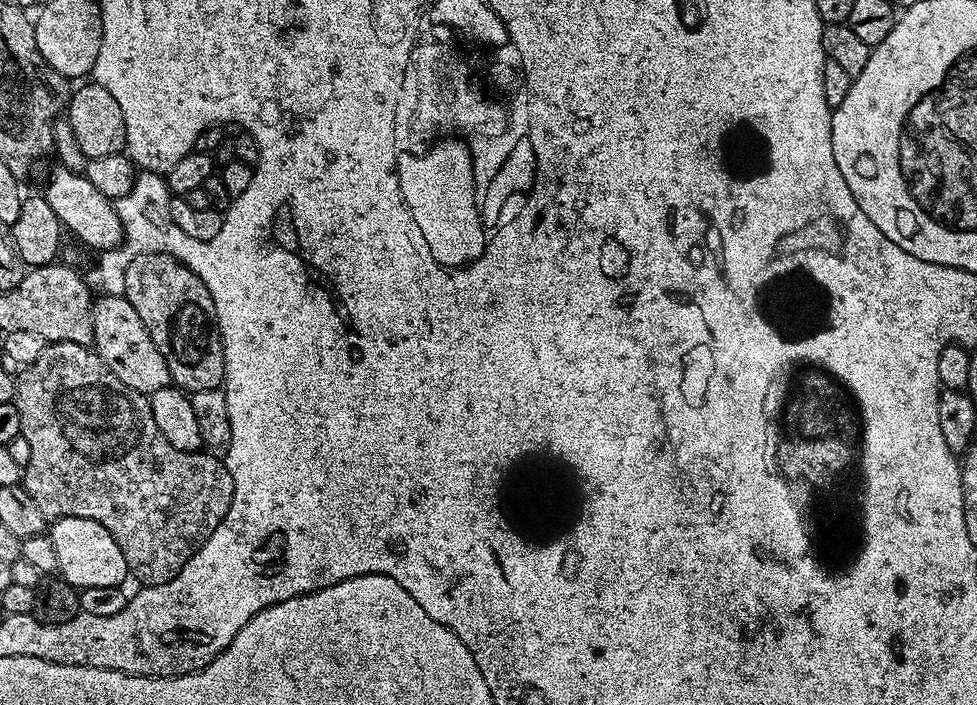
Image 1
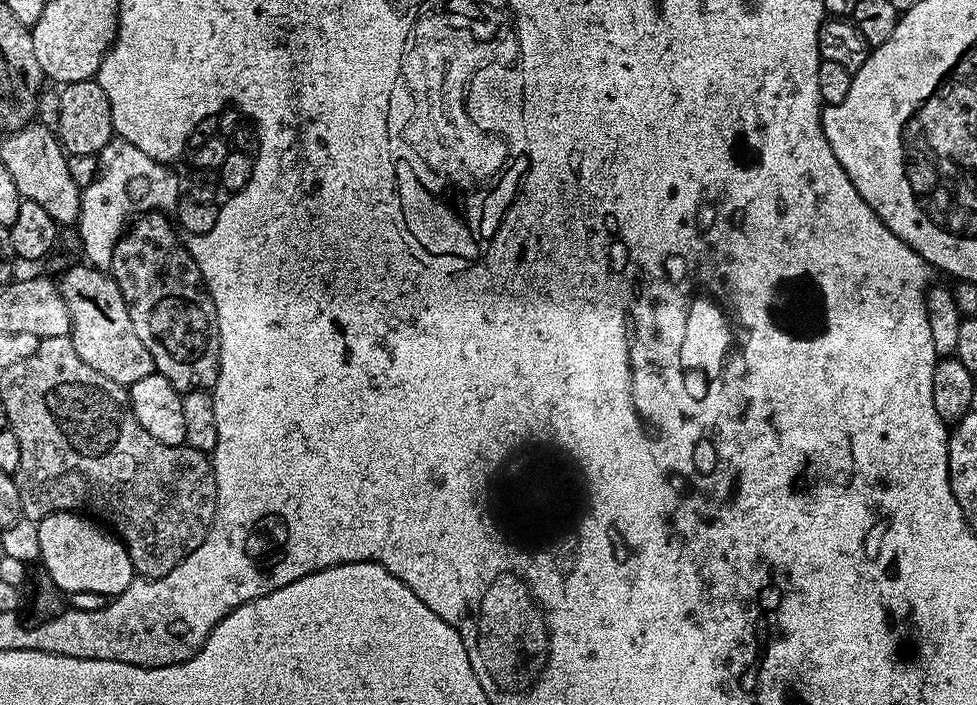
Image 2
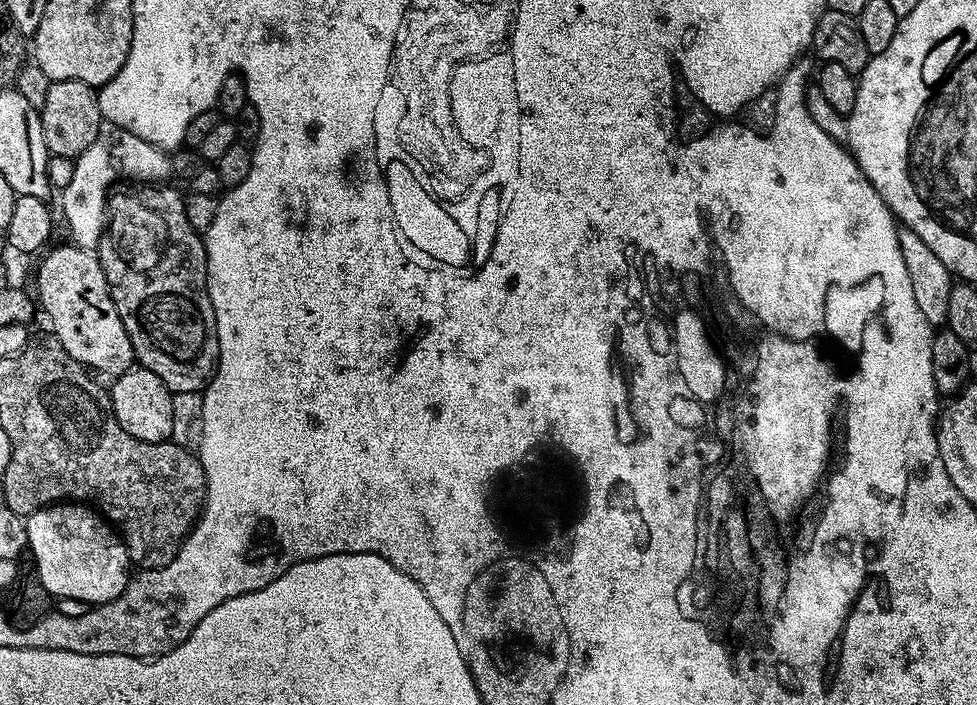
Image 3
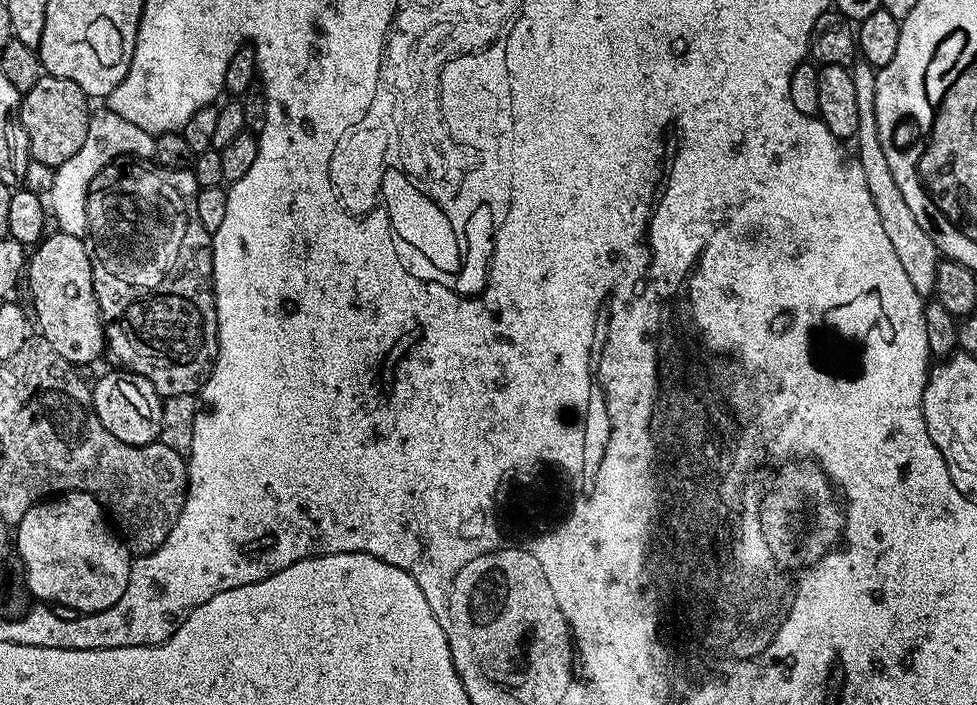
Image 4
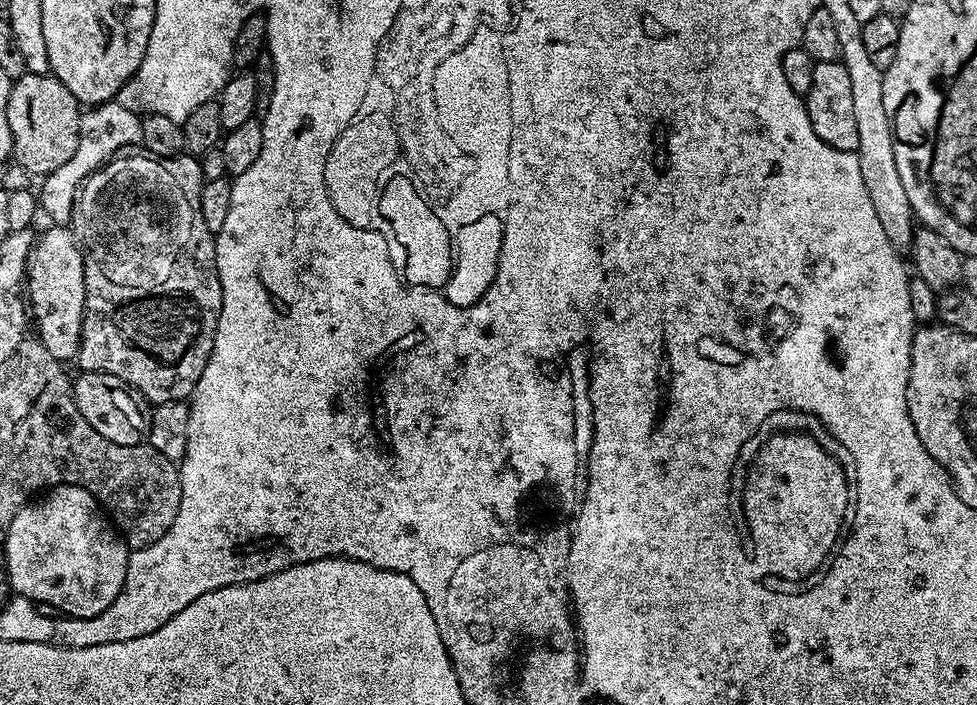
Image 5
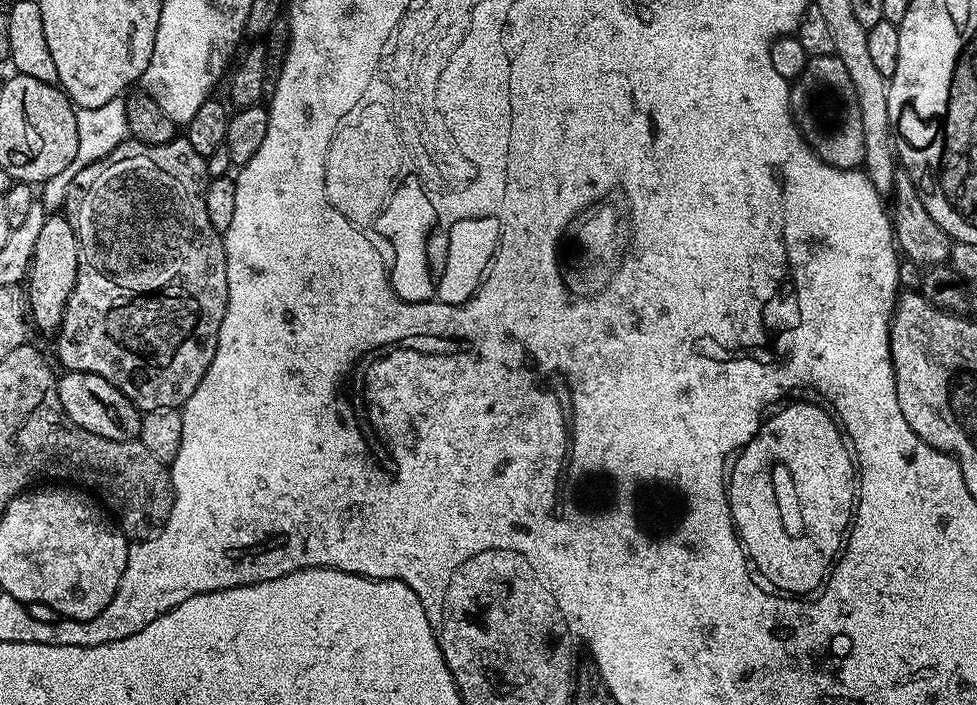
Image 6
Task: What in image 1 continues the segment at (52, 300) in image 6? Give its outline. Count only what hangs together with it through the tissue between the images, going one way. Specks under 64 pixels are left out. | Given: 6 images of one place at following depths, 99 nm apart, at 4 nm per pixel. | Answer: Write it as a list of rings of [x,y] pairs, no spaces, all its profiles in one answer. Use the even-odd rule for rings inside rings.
[[[104,294],[93,303],[92,344],[102,362],[106,362],[106,366],[114,374],[114,378],[118,378],[118,382],[126,382],[130,390],[151,394],[172,384],[172,375],[166,366],[166,358],[162,358],[162,350],[154,346],[154,338],[150,338],[146,326],[142,326],[138,310],[130,306],[124,295]]]

